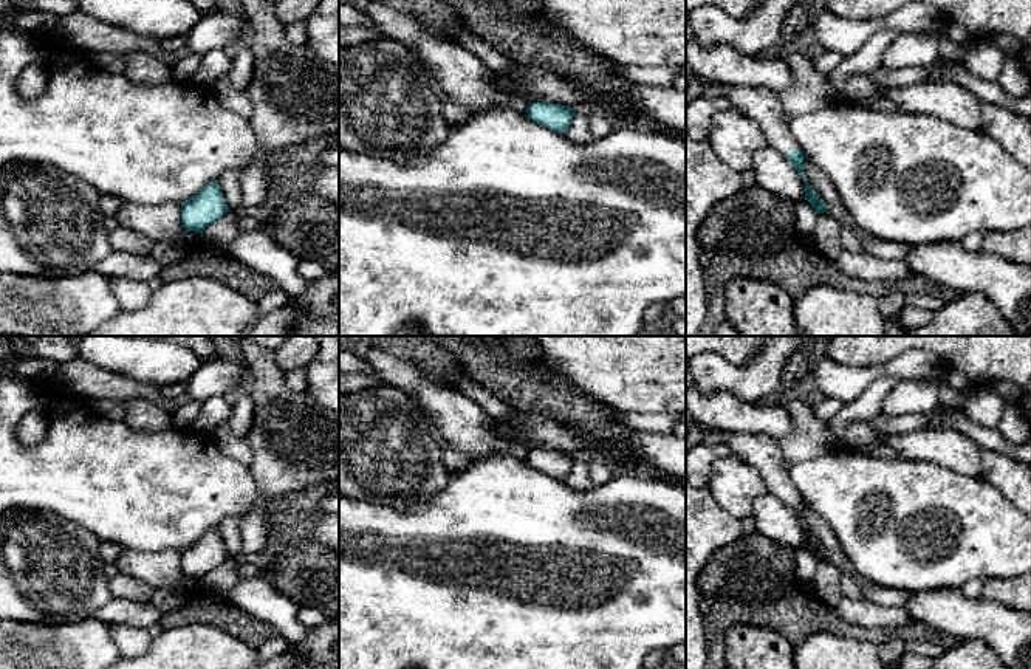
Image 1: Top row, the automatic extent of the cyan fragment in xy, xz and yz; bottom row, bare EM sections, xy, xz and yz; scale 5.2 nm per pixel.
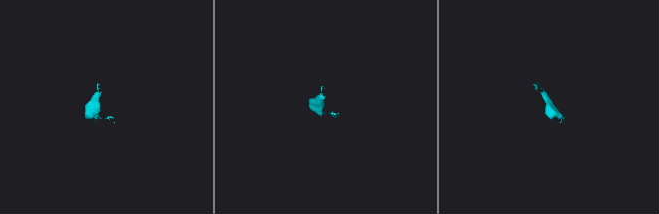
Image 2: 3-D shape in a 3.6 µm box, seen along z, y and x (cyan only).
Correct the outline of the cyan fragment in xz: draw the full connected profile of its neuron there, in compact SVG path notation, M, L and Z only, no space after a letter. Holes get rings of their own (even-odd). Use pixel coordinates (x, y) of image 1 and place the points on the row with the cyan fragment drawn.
M537 101L528 104L526 113L534 122L556 133L565 135L571 125L576 110L560 104L546 104Z

